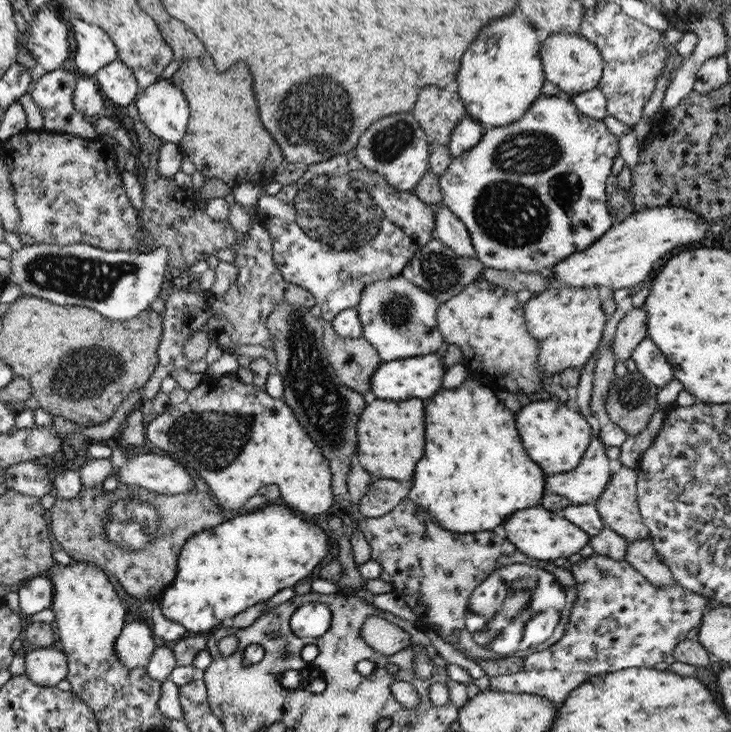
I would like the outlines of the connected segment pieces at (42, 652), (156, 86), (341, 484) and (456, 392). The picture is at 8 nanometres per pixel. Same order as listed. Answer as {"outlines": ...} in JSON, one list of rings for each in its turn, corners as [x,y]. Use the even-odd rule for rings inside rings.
{"outlines":[[[[51,647],[39,648],[23,654],[24,676],[33,684],[53,687],[66,678],[68,669],[62,651]]],[[[159,78],[153,84],[139,91],[136,95],[135,110],[137,110],[137,114],[145,128],[163,142],[178,144],[185,135],[189,107],[187,107],[183,91],[179,87],[175,87],[173,81]]],[[[275,302],[273,305],[275,308],[271,308],[266,317],[266,328],[273,339],[274,365],[283,385],[283,402],[293,410],[295,419],[315,441],[317,449],[321,449],[321,455],[331,471],[329,487],[333,495],[337,496],[337,500],[342,496],[348,497],[347,471],[356,454],[355,424],[368,397],[349,390],[337,380],[326,359],[321,343],[323,326],[314,310],[303,310],[301,306],[293,306],[289,302]]],[[[471,375],[457,387],[449,390],[442,387],[433,398],[423,402],[427,402],[425,450],[415,466],[407,496],[415,506],[425,510],[437,526],[457,534],[499,531],[500,525],[507,520],[509,514],[537,506],[546,492],[546,489],[543,490],[543,471],[525,456],[525,450],[513,424],[514,414],[501,404],[490,386],[479,377]]]]}

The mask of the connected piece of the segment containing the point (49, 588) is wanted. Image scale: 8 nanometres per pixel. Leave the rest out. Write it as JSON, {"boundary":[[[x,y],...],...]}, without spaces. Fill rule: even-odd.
{"boundary":[[[46,575],[29,579],[29,582],[18,588],[16,592],[19,612],[23,616],[50,608],[51,600],[53,600],[53,585]]]}

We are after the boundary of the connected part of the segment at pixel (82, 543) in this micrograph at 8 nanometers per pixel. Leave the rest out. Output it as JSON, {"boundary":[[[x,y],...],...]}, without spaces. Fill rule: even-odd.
{"boundary":[[[81,483],[81,490],[69,500],[60,498],[53,493],[55,500],[48,510],[52,539],[56,540],[73,561],[85,562],[97,566],[102,571],[109,572],[125,592],[139,600],[157,600],[158,594],[168,586],[177,568],[177,558],[182,551],[185,541],[213,526],[221,524],[220,507],[211,496],[205,492],[198,492],[193,486],[190,492],[179,494],[155,494],[139,486],[123,486],[116,483],[116,488],[107,491],[100,485],[98,488],[87,488]],[[107,497],[112,504],[106,507]]]}

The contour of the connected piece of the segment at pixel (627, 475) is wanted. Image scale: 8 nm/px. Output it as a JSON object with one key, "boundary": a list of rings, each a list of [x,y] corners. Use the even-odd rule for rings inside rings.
{"boundary":[[[621,466],[611,474],[605,491],[594,503],[604,526],[628,542],[648,538],[638,511],[635,484],[635,471]]]}

